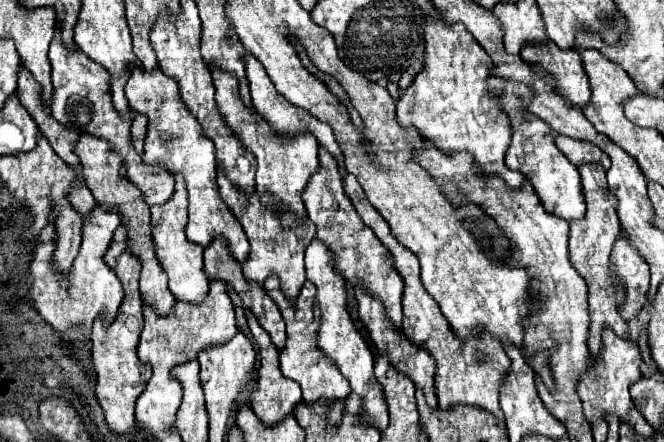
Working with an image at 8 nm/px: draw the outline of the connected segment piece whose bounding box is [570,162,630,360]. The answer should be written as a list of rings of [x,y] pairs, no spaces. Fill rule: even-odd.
[[[588,162],[588,164],[578,167],[578,170],[582,176],[582,190],[584,190],[584,198],[586,198],[588,220],[570,222],[570,260],[572,260],[572,266],[578,270],[578,274],[588,284],[588,314],[590,314],[588,350],[590,350],[592,358],[596,360],[602,350],[602,332],[606,328],[614,330],[616,336],[630,340],[628,322],[622,320],[622,316],[620,316],[620,306],[624,304],[624,298],[626,298],[624,284],[610,268],[610,252],[612,252],[612,246],[618,240],[622,228],[620,228],[618,214],[616,214],[618,200],[614,194],[608,192],[604,168],[600,164]]]

